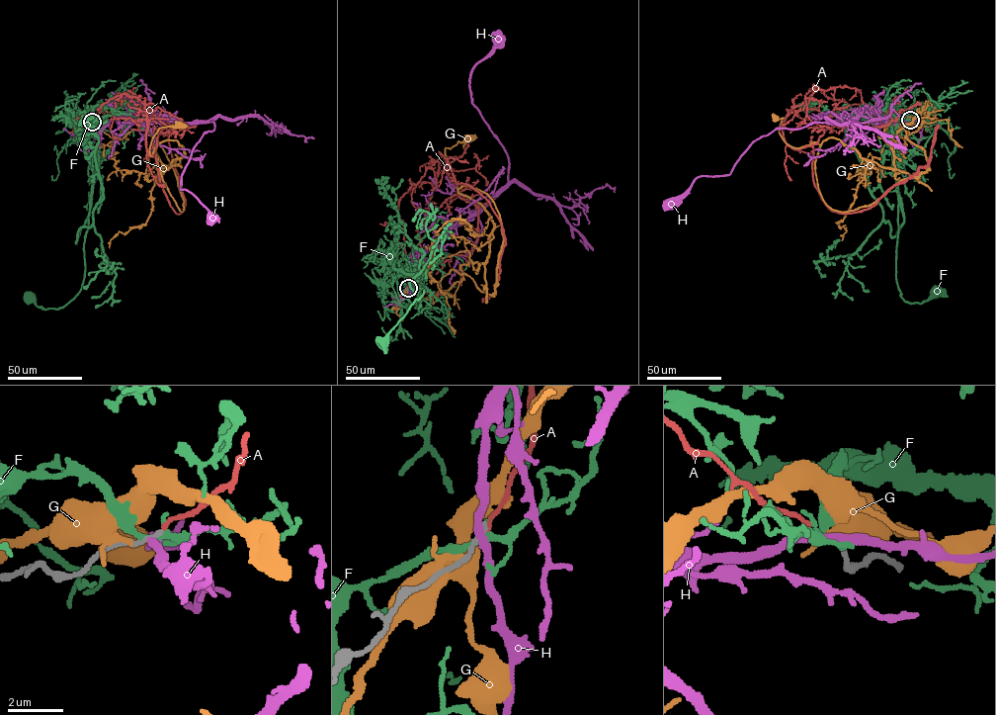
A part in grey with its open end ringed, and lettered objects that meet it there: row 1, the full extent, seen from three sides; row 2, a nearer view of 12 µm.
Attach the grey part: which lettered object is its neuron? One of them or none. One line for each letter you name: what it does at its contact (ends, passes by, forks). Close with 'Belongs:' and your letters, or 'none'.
A: it ends
Belongs: A

